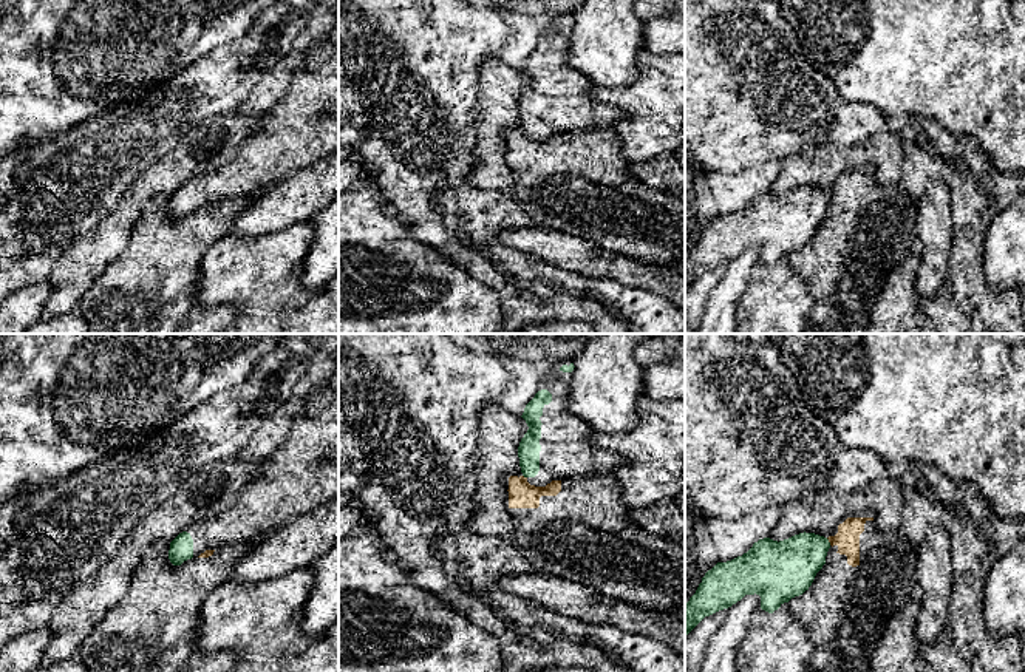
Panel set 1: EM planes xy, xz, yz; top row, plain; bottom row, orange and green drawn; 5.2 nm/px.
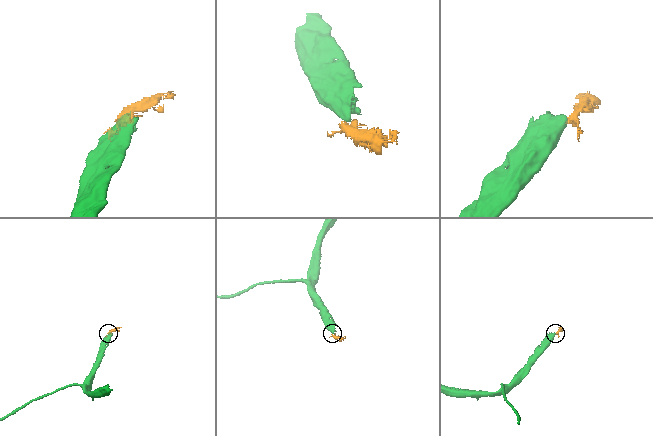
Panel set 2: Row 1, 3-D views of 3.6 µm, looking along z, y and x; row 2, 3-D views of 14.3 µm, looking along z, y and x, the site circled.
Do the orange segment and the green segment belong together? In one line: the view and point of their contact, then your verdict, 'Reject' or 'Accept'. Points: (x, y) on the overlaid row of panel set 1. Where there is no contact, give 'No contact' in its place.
Touches orange at yz (829, 541). Reject

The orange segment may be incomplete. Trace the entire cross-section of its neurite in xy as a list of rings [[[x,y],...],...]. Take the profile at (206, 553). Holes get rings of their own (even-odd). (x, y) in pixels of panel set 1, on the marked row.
[[[156,544],[138,564],[127,593],[104,615],[79,647],[88,672],[182,672],[196,660],[193,646],[201,604],[218,585],[232,578],[235,564],[250,552],[216,547],[173,565],[170,544]]]

